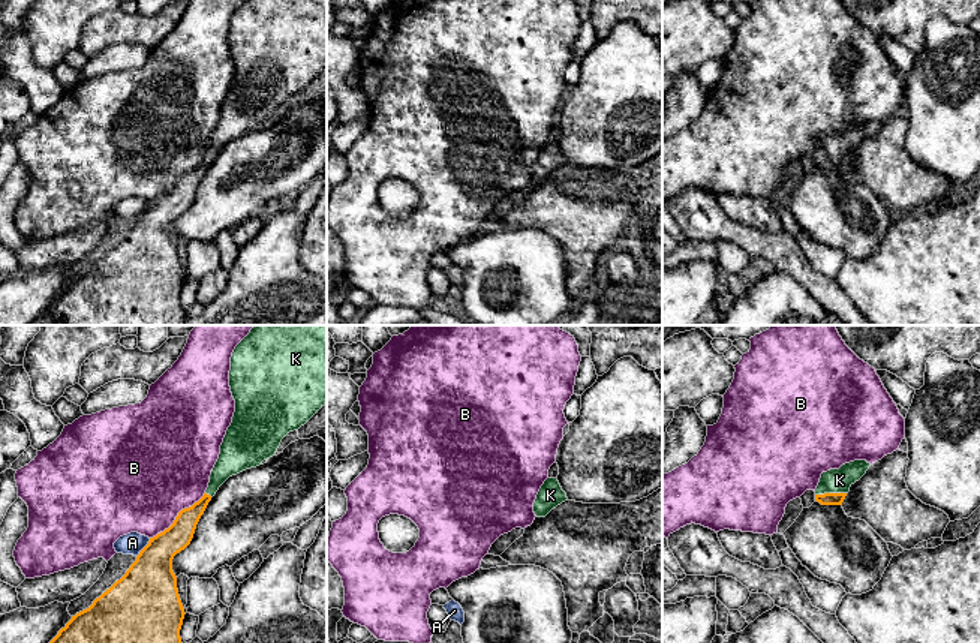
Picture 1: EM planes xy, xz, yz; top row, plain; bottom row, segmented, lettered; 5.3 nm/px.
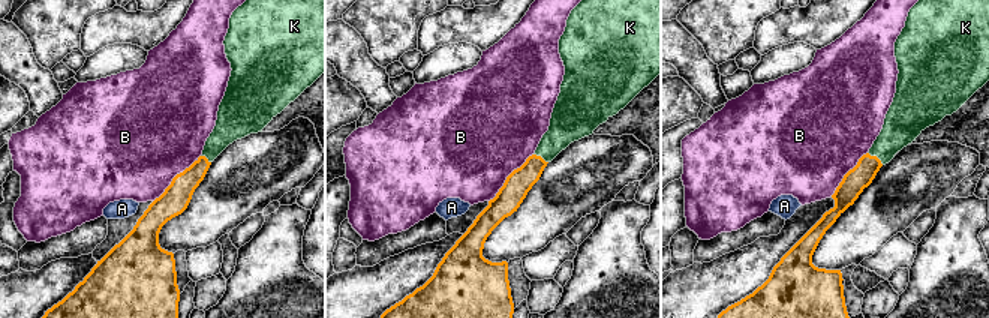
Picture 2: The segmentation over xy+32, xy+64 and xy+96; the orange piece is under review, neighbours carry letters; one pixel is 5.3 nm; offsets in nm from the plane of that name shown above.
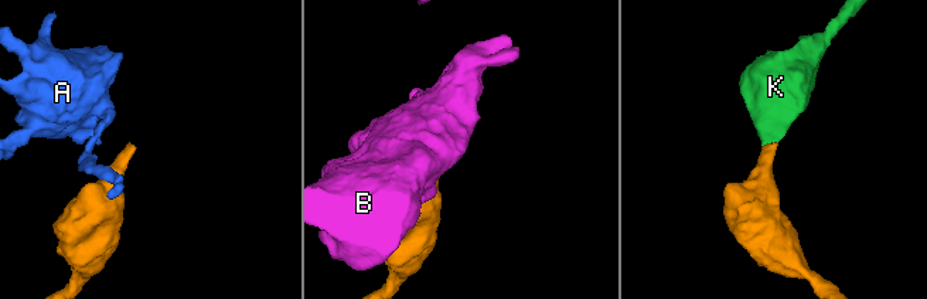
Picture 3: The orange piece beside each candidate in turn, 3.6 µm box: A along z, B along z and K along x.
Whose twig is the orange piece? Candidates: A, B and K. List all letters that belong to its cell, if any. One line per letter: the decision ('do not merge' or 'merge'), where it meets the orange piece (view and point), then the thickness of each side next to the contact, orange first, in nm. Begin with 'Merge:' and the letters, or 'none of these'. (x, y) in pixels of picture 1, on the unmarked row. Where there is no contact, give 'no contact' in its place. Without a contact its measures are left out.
Merge: K
A: do not merge | xy (144, 212) | 320/120 nm
B: do not merge | xy (177, 180) | 170/500 nm
K: merge | yz (830, 158) | 60/130 nm

